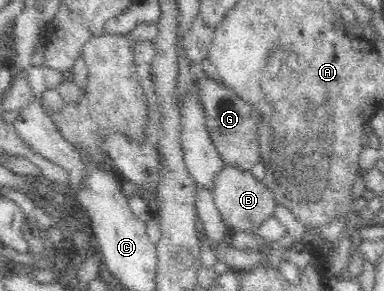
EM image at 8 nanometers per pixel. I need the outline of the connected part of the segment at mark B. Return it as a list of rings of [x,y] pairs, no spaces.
[[[224,164],[213,178],[212,192],[222,222],[230,231],[239,230],[248,233],[256,224],[273,216],[273,207],[276,205],[274,196],[265,180],[258,180],[252,170],[246,170],[235,164]]]

